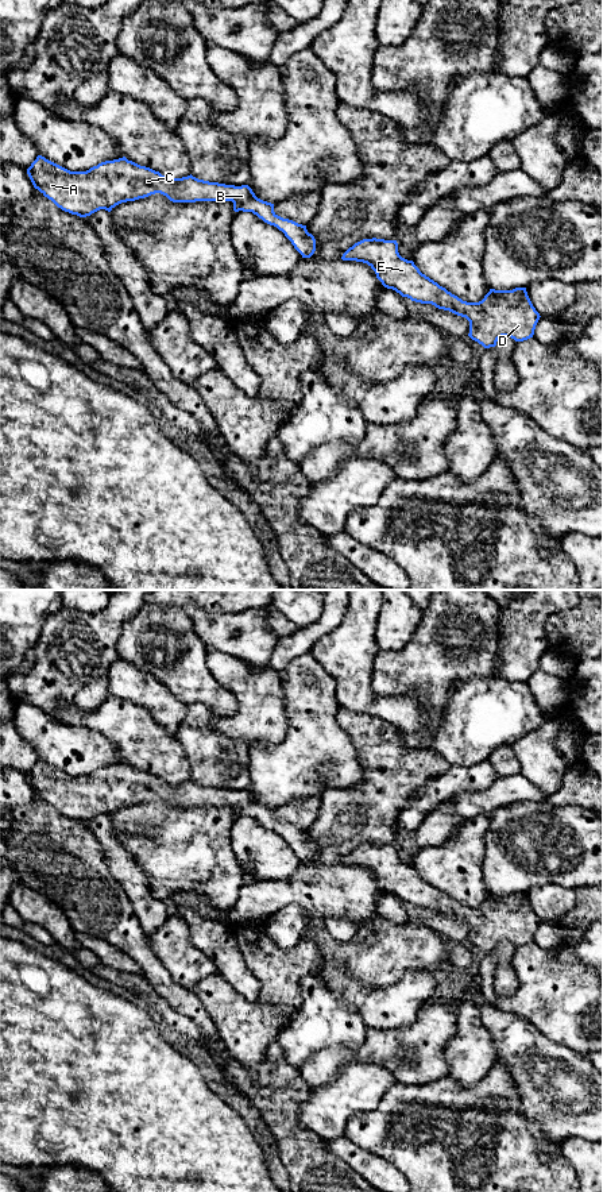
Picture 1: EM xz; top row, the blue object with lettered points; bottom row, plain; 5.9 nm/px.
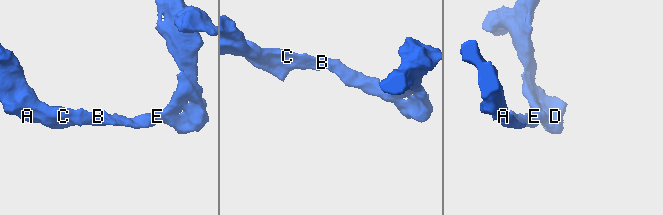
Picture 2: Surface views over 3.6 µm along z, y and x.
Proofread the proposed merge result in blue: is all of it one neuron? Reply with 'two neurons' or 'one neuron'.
one neuron

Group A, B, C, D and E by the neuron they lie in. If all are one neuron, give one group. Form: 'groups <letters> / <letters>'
groups A B C D E

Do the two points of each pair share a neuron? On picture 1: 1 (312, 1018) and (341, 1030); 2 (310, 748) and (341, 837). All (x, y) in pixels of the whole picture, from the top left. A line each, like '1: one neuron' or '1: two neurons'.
1: one neuron
2: two neurons

